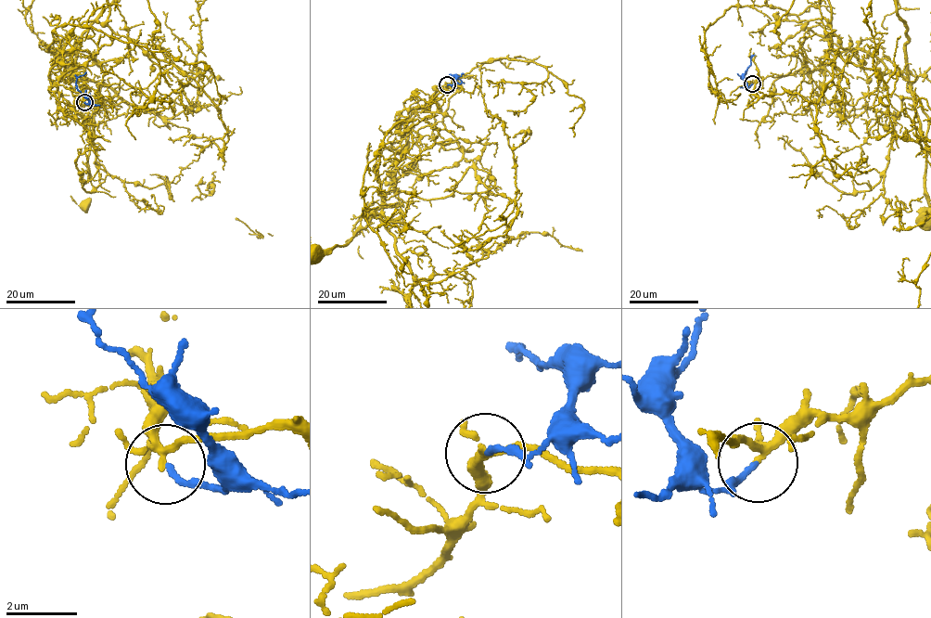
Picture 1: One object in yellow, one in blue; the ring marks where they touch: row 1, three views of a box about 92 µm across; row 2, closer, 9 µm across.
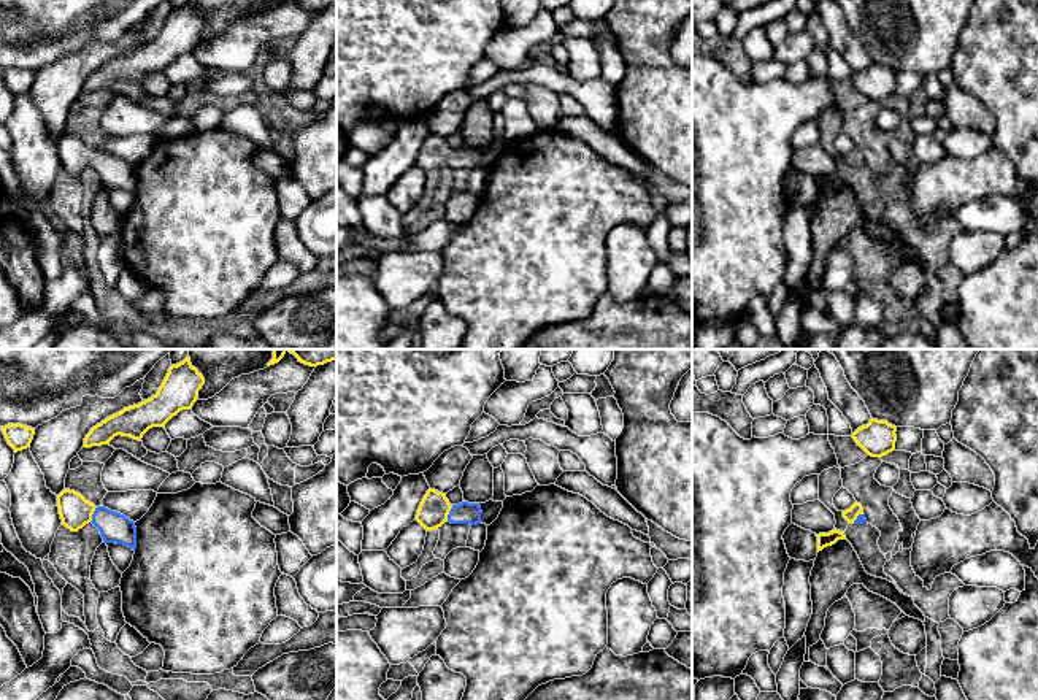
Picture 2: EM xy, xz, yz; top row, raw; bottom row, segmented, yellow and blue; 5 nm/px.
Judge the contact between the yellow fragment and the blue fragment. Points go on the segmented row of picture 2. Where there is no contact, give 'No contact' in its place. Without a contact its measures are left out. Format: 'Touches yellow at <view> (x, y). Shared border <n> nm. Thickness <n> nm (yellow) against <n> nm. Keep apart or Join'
Touches yellow at xz (448, 513). Shared border 90 nm. Thickness 150 nm (yellow) against 110 nm. Join

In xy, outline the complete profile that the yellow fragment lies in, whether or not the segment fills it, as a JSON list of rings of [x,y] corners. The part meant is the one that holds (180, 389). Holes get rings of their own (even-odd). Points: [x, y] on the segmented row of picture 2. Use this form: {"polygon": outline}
{"polygon": [[[187,356],[183,362],[168,368],[156,395],[124,408],[92,427],[83,448],[108,444],[117,435],[141,441],[149,429],[165,427],[179,411],[190,410],[203,384],[203,375],[190,363]]]}

